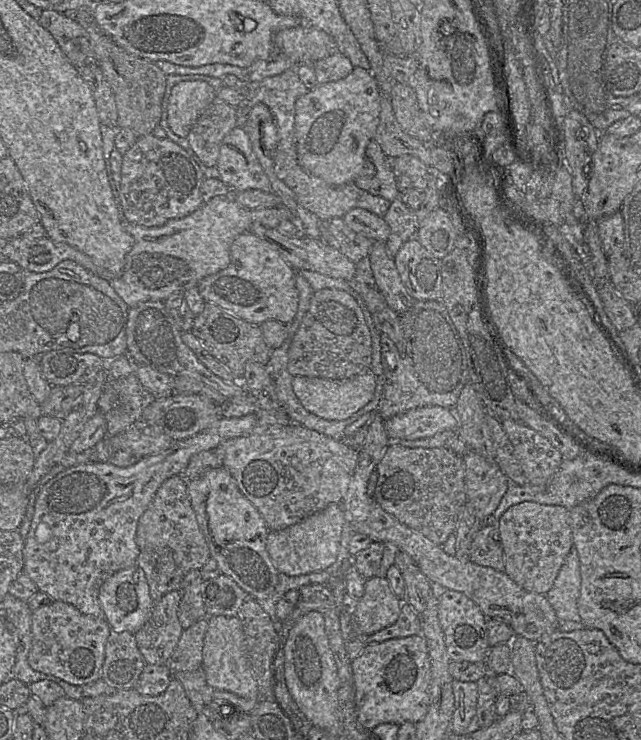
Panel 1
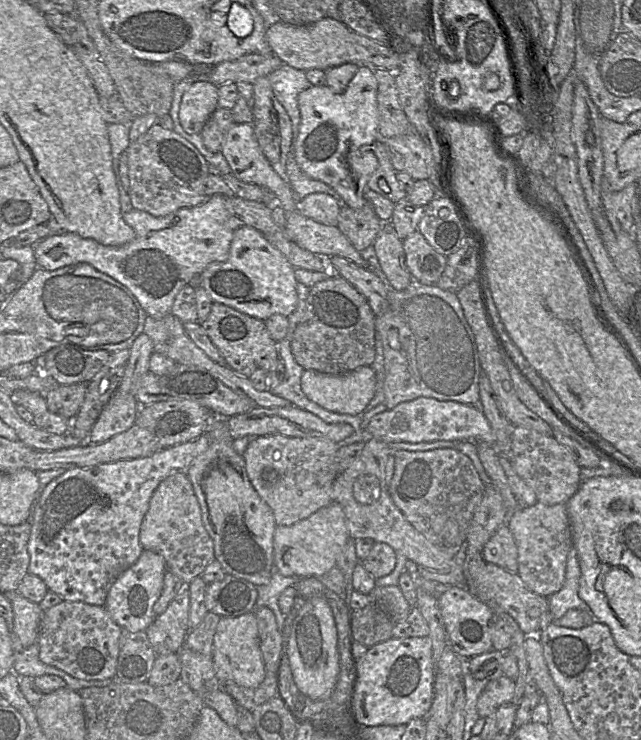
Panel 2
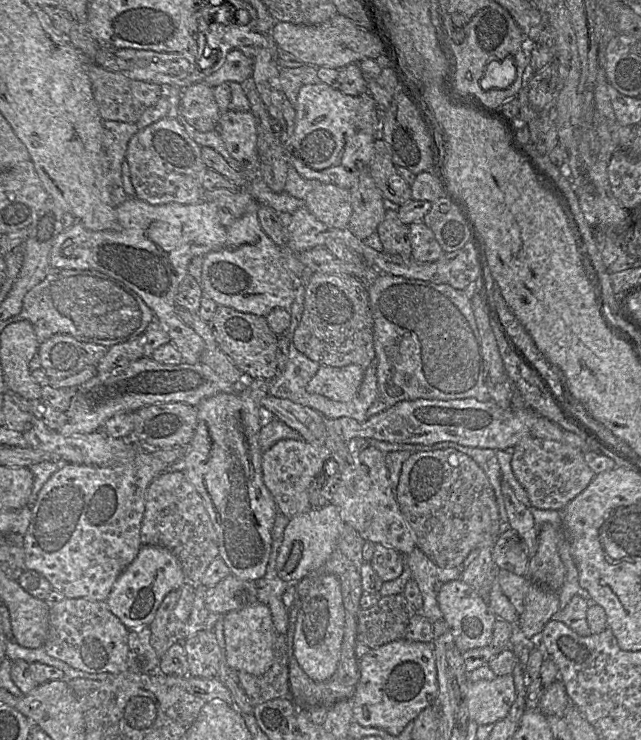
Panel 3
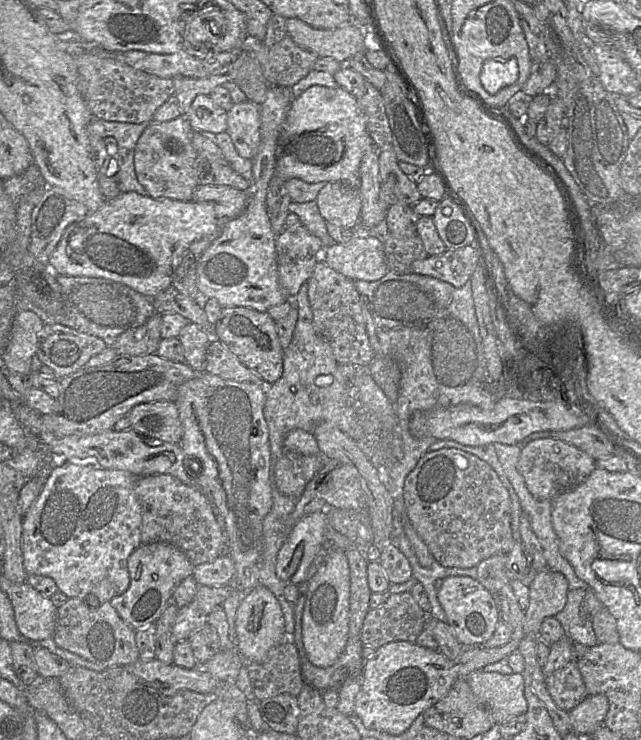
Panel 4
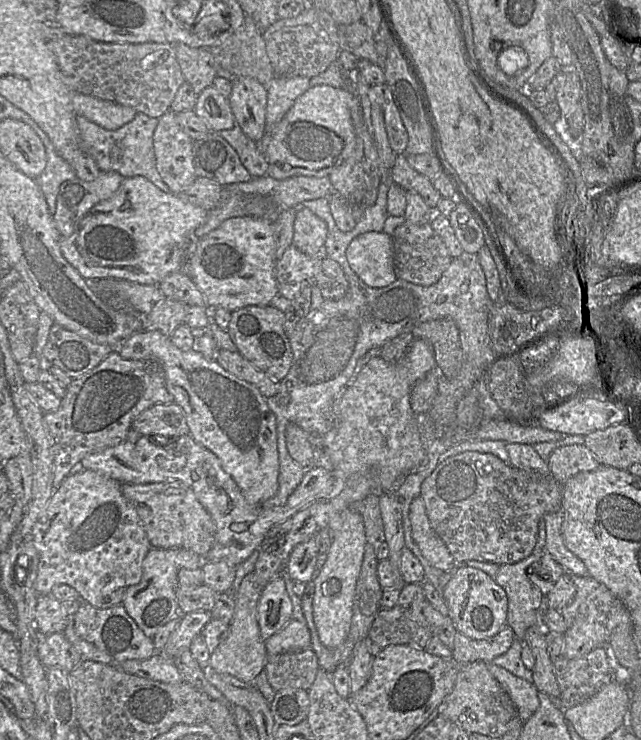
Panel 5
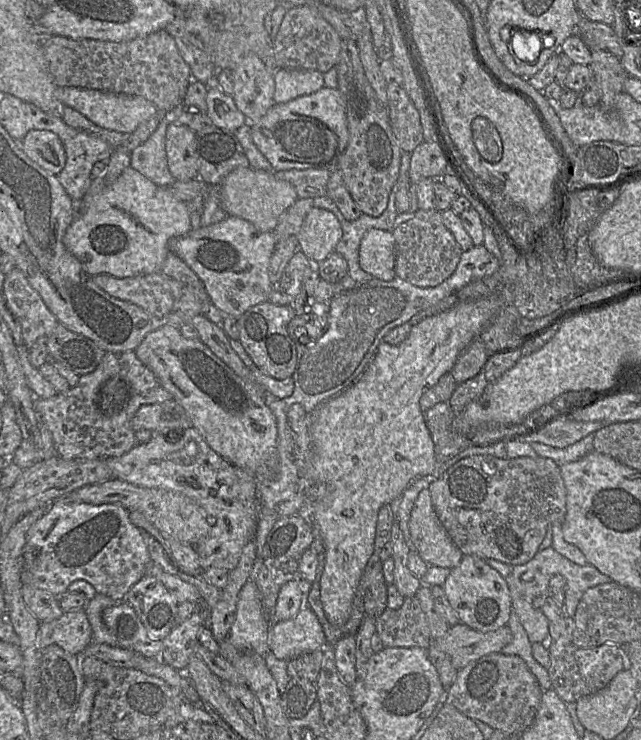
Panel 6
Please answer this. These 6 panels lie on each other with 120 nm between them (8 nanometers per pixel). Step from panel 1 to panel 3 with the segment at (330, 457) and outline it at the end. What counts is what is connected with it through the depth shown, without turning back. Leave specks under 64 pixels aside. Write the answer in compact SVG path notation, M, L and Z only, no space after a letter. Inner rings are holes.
M295 439L279 440L263 452L263 481L273 495L279 512L290 519L312 509L308 496L309 487L314 476L329 457L328 448Z

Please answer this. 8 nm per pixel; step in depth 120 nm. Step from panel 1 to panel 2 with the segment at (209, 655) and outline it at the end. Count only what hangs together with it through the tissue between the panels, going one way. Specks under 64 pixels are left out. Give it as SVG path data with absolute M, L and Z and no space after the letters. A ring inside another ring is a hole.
M254 612L220 619L213 639L212 657L216 676L222 682L234 682L248 688L256 688L262 683L266 673Z

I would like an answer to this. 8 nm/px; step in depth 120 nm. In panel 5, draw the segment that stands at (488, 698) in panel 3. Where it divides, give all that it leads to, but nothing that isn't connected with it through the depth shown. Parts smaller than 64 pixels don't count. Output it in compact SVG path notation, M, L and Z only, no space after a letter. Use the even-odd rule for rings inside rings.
M489 663L488 669L508 693L518 710L520 719L525 722L539 707L539 691L536 686L492 663Z

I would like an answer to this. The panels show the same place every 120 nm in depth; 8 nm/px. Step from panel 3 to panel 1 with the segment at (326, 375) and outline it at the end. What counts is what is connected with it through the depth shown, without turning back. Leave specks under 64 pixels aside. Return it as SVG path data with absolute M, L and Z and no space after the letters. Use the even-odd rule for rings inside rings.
M371 371L343 380L295 376L292 385L295 395L307 411L327 420L344 420L373 399L376 379Z

